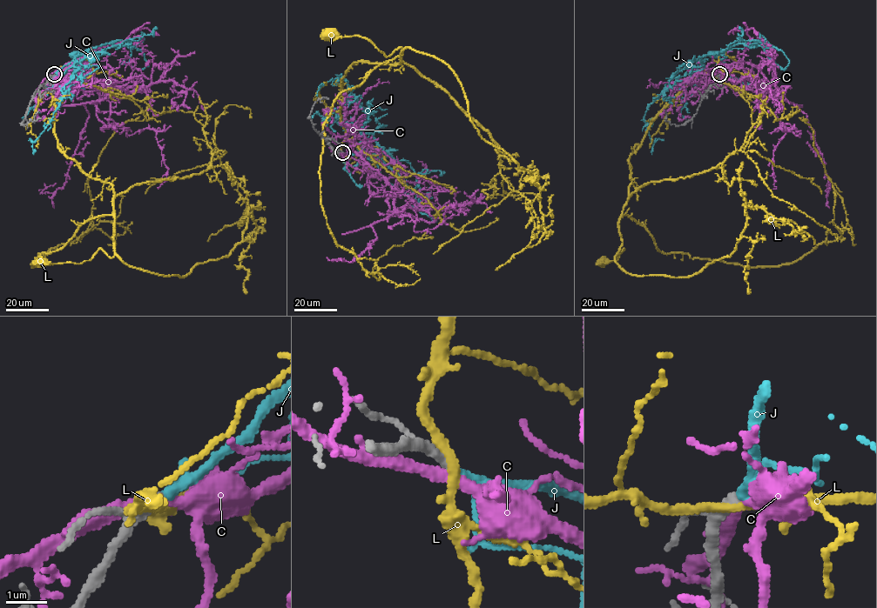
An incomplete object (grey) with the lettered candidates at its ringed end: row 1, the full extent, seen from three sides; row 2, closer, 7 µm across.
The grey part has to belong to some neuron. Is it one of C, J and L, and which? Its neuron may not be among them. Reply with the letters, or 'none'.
J

